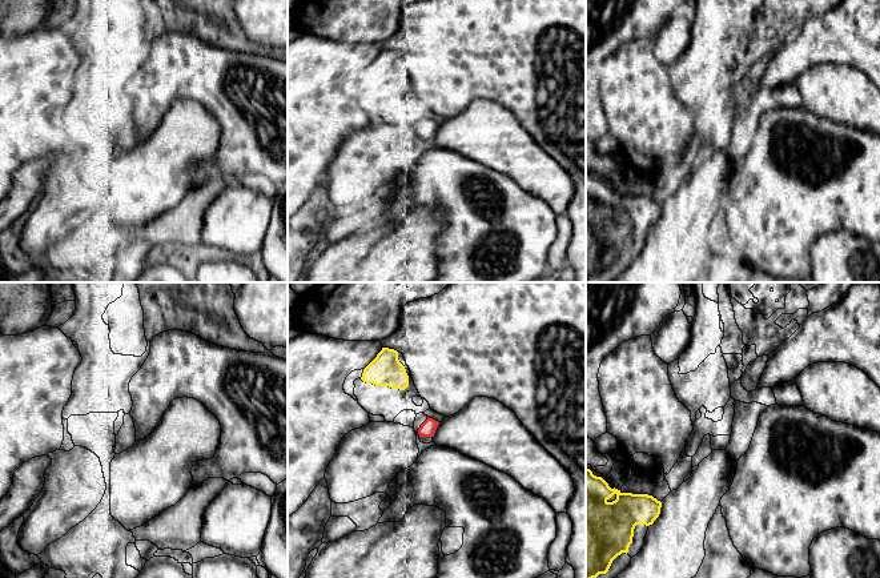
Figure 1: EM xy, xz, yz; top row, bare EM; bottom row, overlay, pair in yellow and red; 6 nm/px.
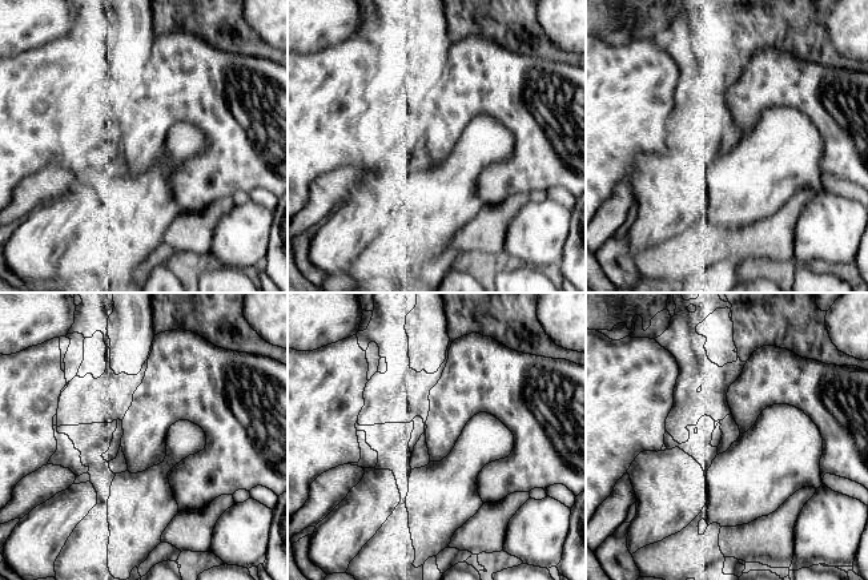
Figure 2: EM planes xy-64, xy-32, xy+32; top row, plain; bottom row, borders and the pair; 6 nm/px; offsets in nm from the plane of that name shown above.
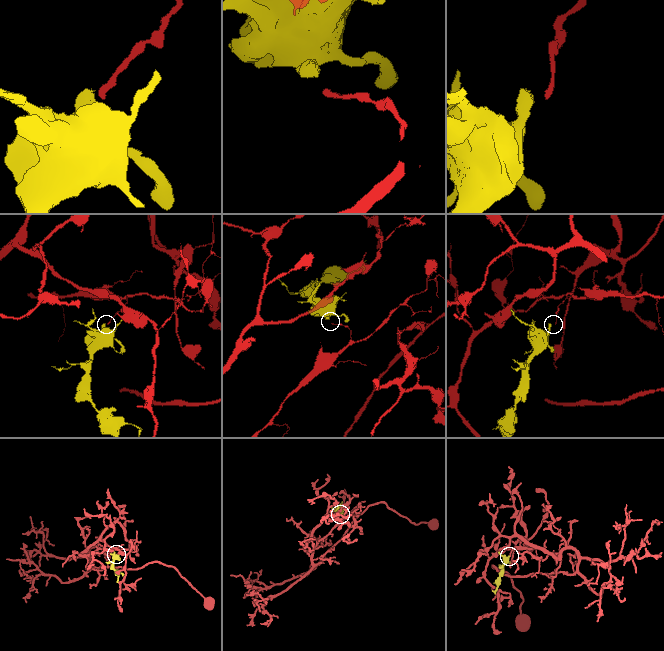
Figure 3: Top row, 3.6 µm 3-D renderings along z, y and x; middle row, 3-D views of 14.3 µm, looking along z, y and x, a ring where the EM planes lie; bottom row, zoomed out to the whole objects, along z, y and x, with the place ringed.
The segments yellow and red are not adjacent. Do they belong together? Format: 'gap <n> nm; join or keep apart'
gap 220 nm; keep apart

